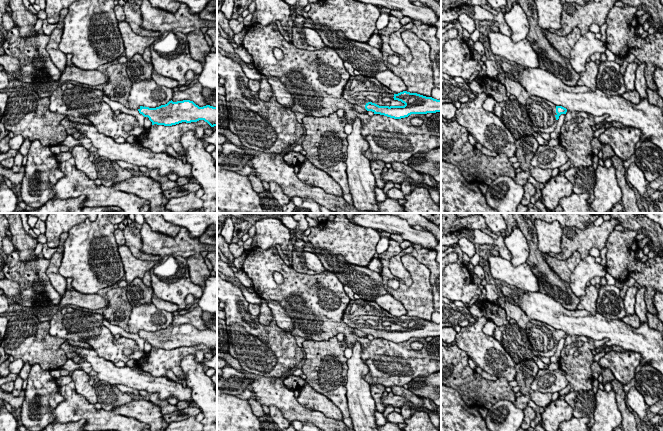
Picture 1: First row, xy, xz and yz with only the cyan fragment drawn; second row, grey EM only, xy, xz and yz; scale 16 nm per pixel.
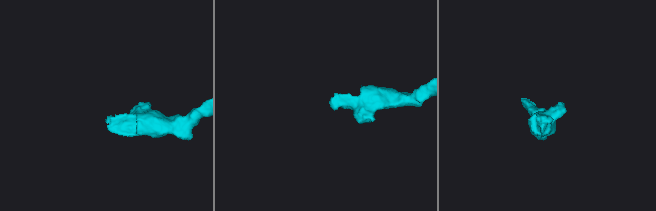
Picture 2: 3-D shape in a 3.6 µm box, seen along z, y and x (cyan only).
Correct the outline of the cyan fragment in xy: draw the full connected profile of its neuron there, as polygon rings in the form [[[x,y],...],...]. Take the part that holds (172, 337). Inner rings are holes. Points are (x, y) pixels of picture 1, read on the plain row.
[[[169,325],[156,332],[140,330],[139,337],[148,341],[152,349],[172,350],[182,346],[191,347],[204,344],[211,351],[217,351],[217,331],[206,329],[199,331],[193,325]]]

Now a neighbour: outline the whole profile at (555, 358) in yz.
[[[561,338],[557,344],[557,350],[555,354],[550,357],[550,363],[559,363],[561,351],[565,348],[565,338]]]

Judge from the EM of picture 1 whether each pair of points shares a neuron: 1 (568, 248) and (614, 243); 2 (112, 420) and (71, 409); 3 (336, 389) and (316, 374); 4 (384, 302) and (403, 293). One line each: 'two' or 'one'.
1: two
2: one
3: one
4: two

